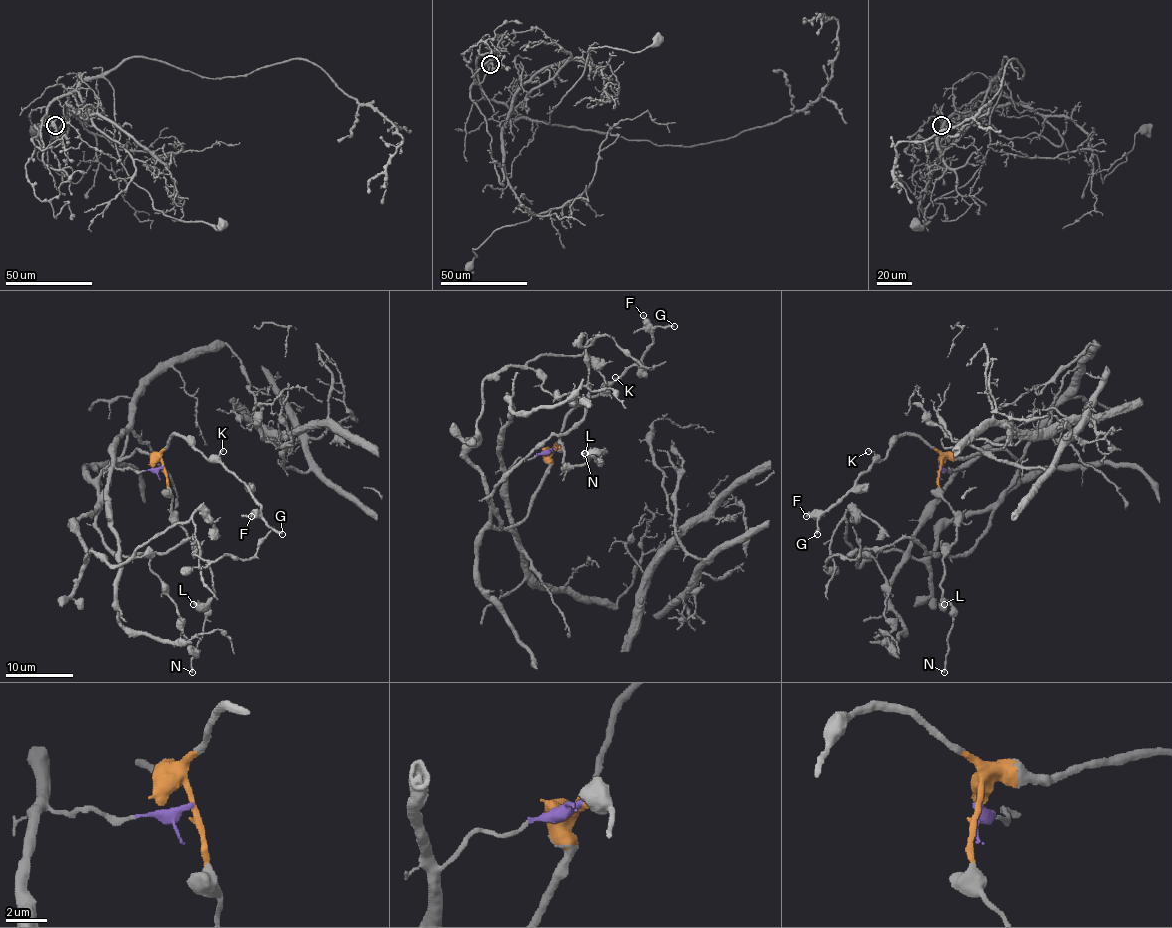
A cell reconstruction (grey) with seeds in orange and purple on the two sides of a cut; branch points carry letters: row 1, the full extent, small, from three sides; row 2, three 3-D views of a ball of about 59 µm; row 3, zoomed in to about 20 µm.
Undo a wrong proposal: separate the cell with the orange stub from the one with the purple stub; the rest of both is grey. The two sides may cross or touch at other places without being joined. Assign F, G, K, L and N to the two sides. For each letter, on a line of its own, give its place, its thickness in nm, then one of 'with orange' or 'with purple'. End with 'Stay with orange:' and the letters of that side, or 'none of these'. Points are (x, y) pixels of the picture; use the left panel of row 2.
F: at (251, 516); 260 nm thick; with orange
G: at (282, 534); 280 nm thick; with orange
K: at (223, 451); 110 nm thick; with orange
L: at (193, 604); 500 nm thick; with orange
N: at (192, 672); 200 nm thick; with orange
Stay with orange: F, G, K, L, N

